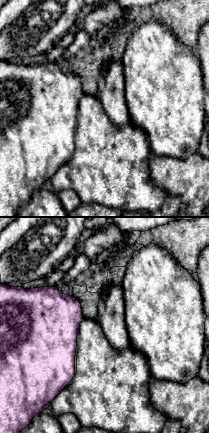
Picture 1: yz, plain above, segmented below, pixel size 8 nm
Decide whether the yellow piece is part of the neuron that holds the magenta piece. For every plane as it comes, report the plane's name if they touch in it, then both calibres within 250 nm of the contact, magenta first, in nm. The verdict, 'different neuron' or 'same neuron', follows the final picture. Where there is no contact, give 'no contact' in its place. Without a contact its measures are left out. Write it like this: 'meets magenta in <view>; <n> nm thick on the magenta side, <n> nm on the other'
meets magenta in yz; 500 nm thick on the magenta side, 20 nm on the other

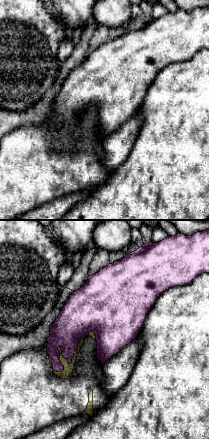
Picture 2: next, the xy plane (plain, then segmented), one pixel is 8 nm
meets magenta in xy; 260 nm thick on the magenta side, 80 nm on the other

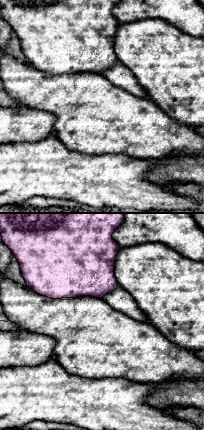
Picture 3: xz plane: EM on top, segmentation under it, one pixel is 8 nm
meets magenta in xz; 500 nm thick on the magenta side, 20 nm on the other

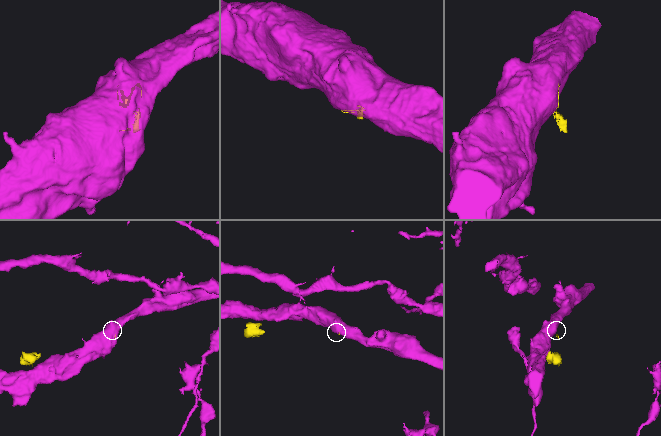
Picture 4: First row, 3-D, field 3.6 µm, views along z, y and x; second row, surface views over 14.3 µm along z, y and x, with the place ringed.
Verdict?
different neuron

